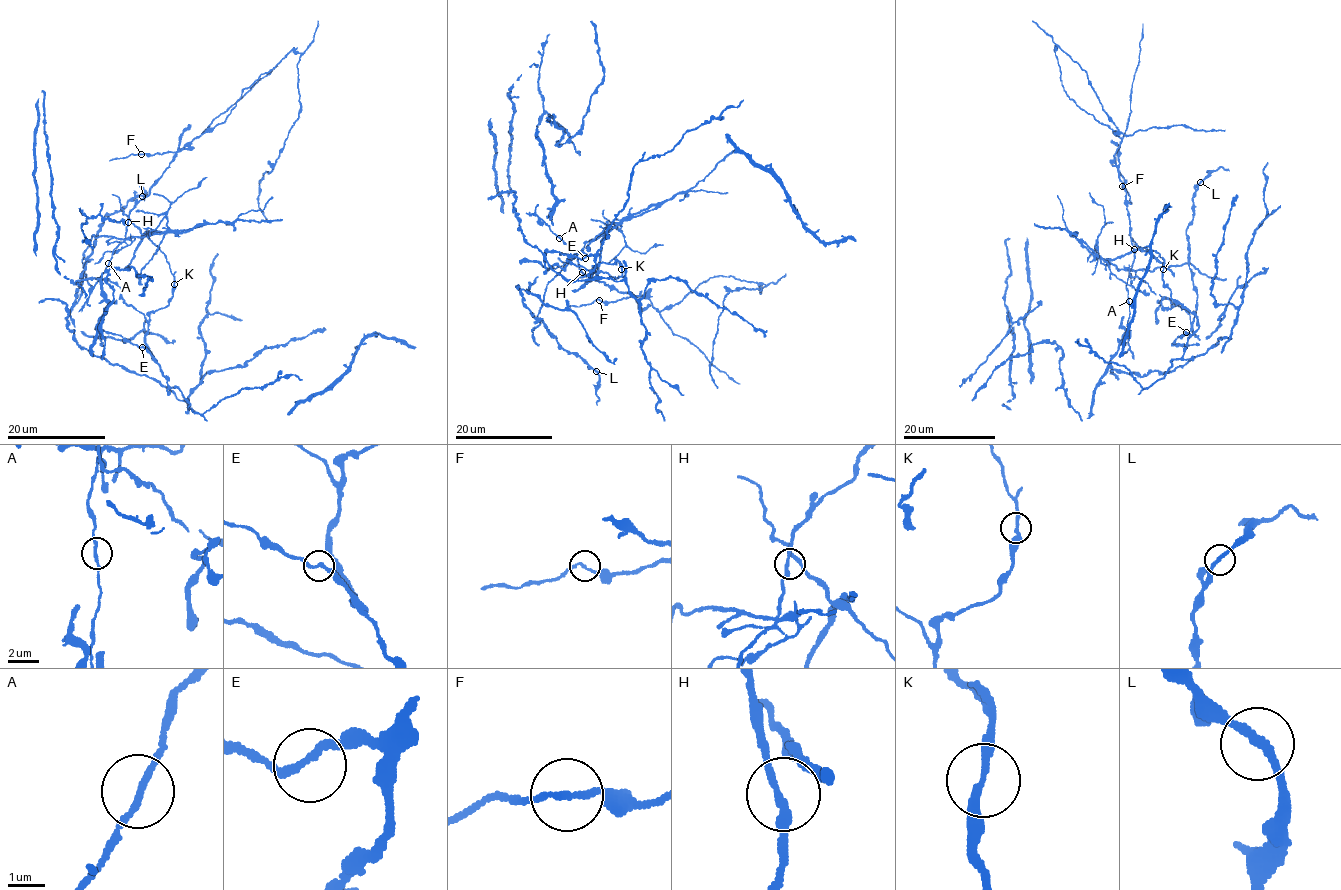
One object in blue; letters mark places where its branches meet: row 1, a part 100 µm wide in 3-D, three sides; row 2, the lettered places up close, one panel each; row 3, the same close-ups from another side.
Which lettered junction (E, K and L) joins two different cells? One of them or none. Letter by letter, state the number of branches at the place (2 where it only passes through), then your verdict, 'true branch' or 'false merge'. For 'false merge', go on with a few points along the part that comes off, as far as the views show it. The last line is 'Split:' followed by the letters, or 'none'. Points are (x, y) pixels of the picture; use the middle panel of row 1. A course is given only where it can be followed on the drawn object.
E: 2 | true branch
K: 2 | false merge | (621, 269), (598, 270), (603, 235), (577, 257), (659, 311), (711, 277), (765, 287), (727, 294), (718, 387)
L: 2 | true branch
Split: K

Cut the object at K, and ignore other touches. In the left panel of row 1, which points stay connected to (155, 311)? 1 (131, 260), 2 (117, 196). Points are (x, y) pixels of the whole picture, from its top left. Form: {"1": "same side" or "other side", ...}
{"1": "other side", "2": "other side"}

